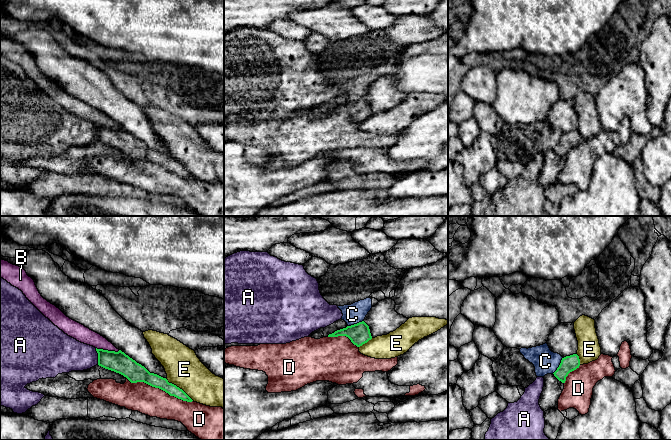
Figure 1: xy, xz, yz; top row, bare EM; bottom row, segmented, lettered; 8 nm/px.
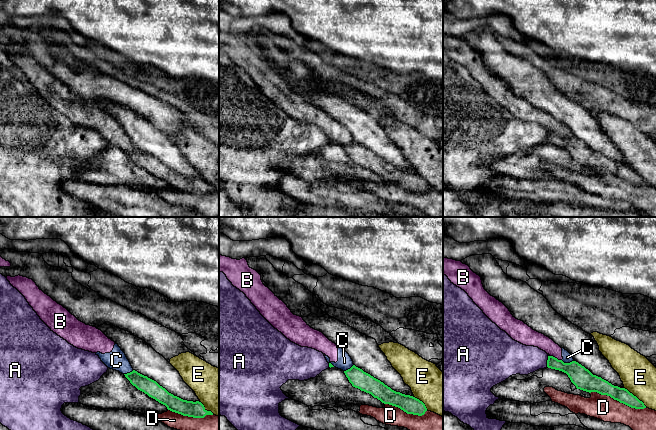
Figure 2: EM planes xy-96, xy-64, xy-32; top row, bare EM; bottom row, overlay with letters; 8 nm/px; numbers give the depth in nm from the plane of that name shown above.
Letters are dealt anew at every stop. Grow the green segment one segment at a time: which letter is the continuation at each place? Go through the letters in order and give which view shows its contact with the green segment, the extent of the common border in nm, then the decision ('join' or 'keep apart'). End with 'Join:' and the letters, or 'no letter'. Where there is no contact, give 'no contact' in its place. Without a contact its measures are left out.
A: xy | 140 nm | keep apart
B: xy | 190 nm | keep apart
C: yz | 160 nm | keep apart
D: xy | 600 nm | keep apart
E: xy | 300 nm | keep apart
Join: no letter

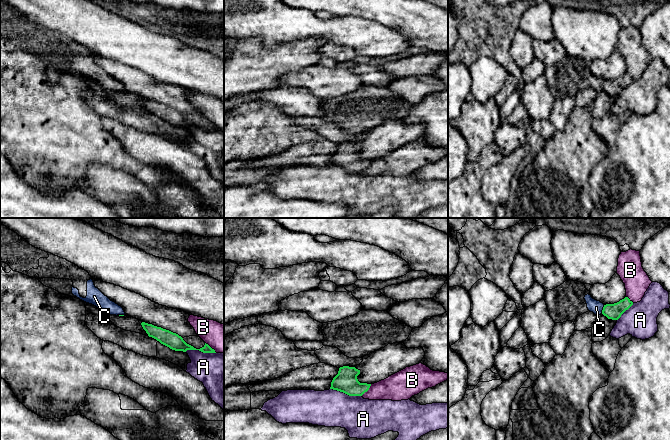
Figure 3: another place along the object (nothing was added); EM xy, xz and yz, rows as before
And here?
A: xz | 260 nm | keep apart
B: xz | 130 nm | keep apart
C: yz | 80 nm | keep apart
Join: no letter

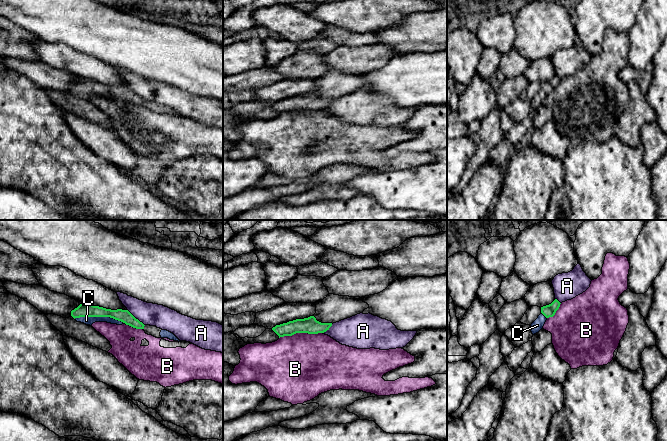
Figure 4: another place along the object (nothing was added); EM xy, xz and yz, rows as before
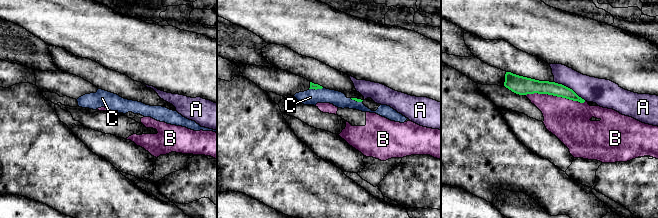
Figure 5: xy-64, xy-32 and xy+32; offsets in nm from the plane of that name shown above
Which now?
A: xy | 190 nm | keep apart
B: xz | 360 nm | keep apart
C: xy | 420 nm | join
Join: C

